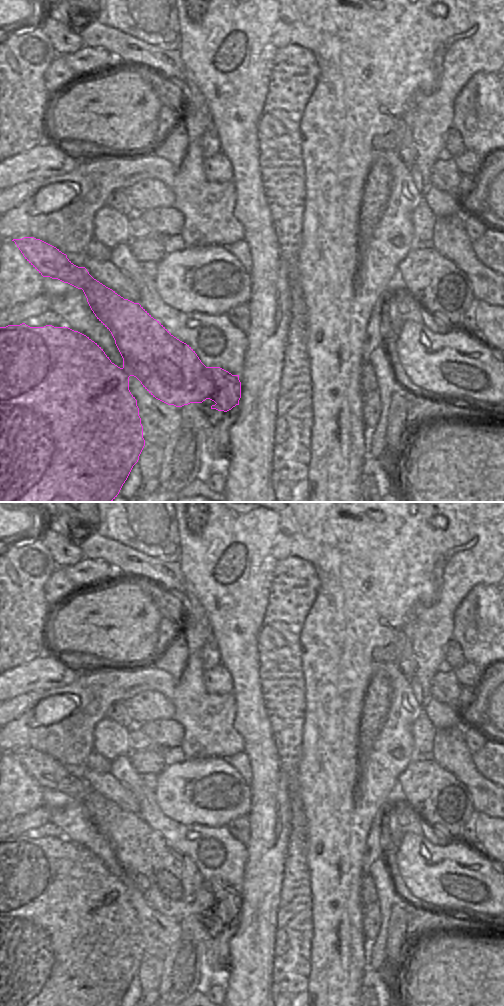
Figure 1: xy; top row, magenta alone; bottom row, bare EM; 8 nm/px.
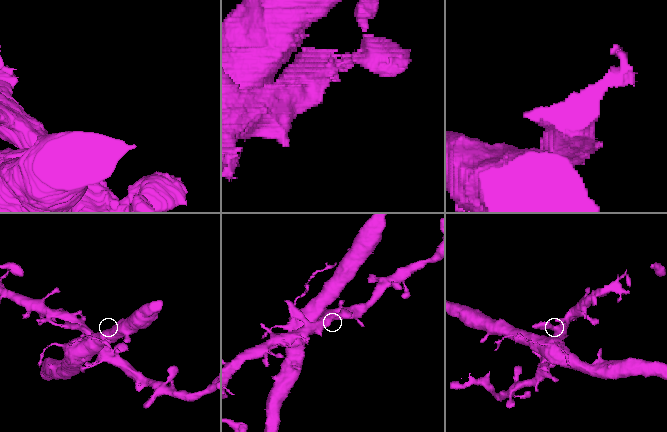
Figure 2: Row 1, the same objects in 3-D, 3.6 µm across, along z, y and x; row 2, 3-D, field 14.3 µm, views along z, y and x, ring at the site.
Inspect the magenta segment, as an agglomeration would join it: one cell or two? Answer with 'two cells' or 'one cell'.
two cells

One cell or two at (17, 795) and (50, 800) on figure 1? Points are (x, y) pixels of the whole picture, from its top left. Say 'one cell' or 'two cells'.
two cells

